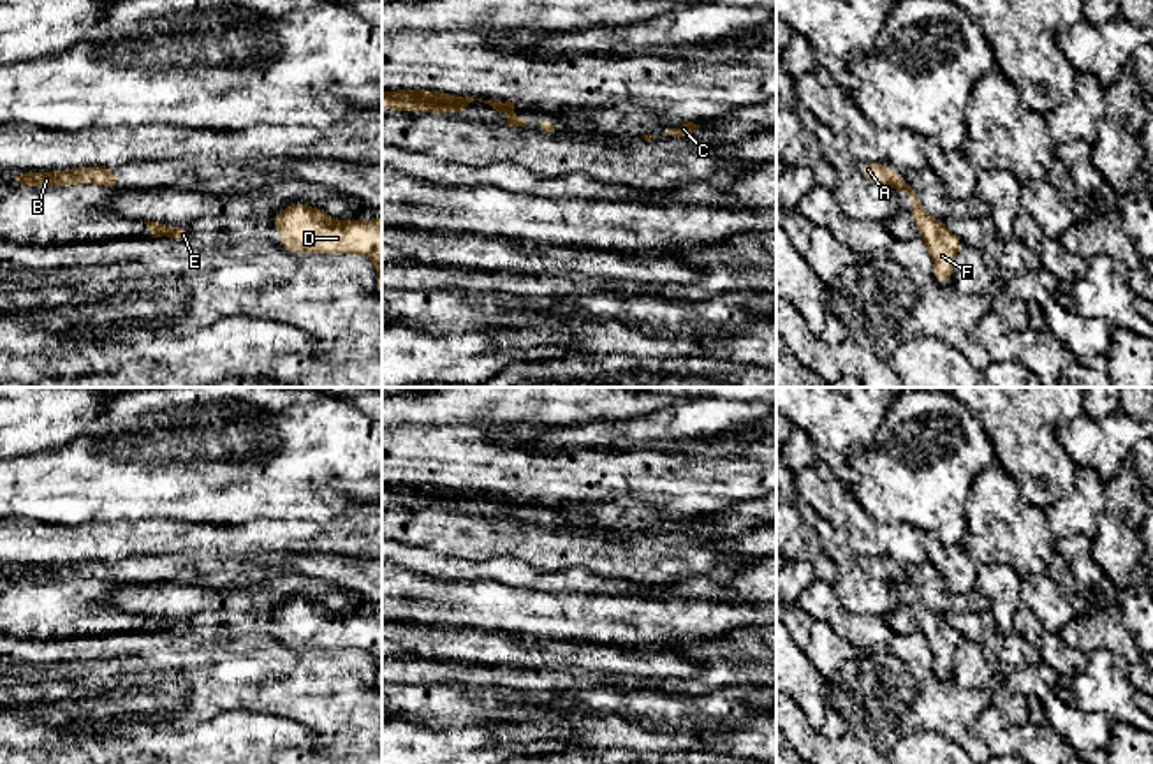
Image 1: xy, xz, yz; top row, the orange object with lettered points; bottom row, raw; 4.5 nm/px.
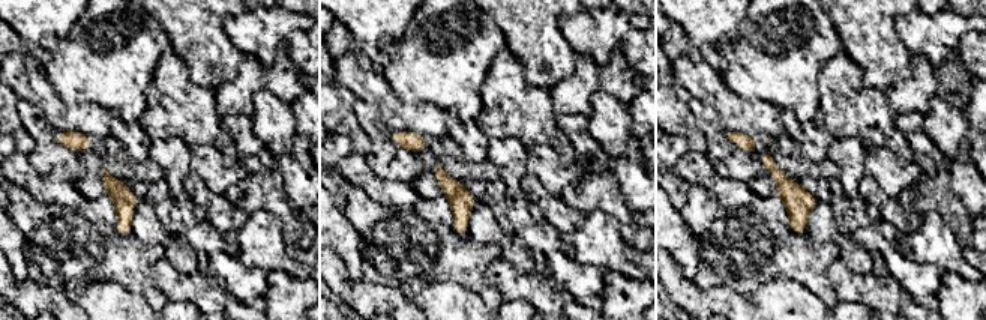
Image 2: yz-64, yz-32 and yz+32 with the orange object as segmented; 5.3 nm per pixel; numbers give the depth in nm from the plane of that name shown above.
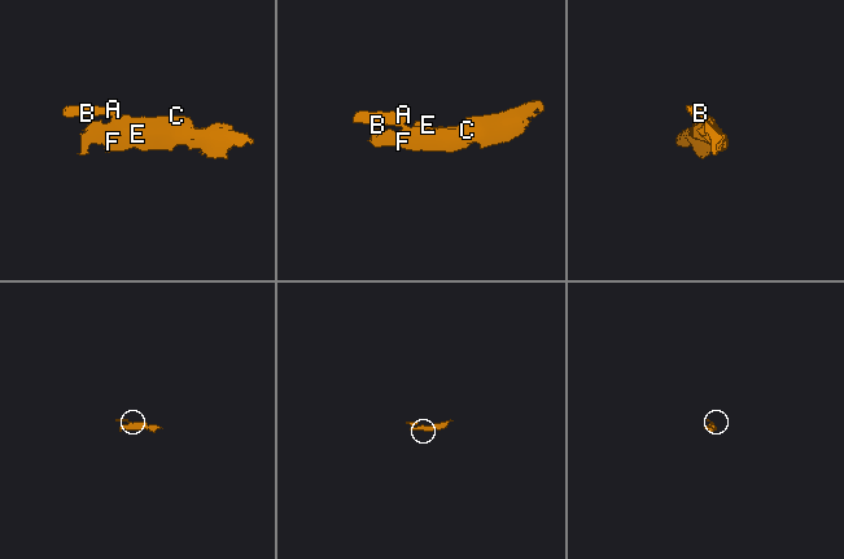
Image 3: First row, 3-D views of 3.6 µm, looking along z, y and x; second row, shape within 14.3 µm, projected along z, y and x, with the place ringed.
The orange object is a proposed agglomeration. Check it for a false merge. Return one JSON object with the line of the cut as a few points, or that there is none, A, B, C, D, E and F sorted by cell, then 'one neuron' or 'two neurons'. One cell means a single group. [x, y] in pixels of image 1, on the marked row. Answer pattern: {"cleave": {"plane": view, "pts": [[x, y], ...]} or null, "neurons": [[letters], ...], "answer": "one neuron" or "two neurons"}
{"cleave": {"plane": "xz", "pts": [[513, 111], [506, 115]]}, "neurons": [["A", "B"], ["C", "D", "E", "F"]], "answer": "two neurons"}

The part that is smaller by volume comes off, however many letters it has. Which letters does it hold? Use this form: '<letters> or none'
A, B

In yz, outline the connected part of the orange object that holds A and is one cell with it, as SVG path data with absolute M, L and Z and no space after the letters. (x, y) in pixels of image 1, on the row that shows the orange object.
M859 162L859 171L884 188L896 188L901 183L900 171L885 164Z

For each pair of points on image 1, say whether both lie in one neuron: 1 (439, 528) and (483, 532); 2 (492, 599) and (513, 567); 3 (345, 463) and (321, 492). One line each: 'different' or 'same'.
1: same
2: different
3: same

